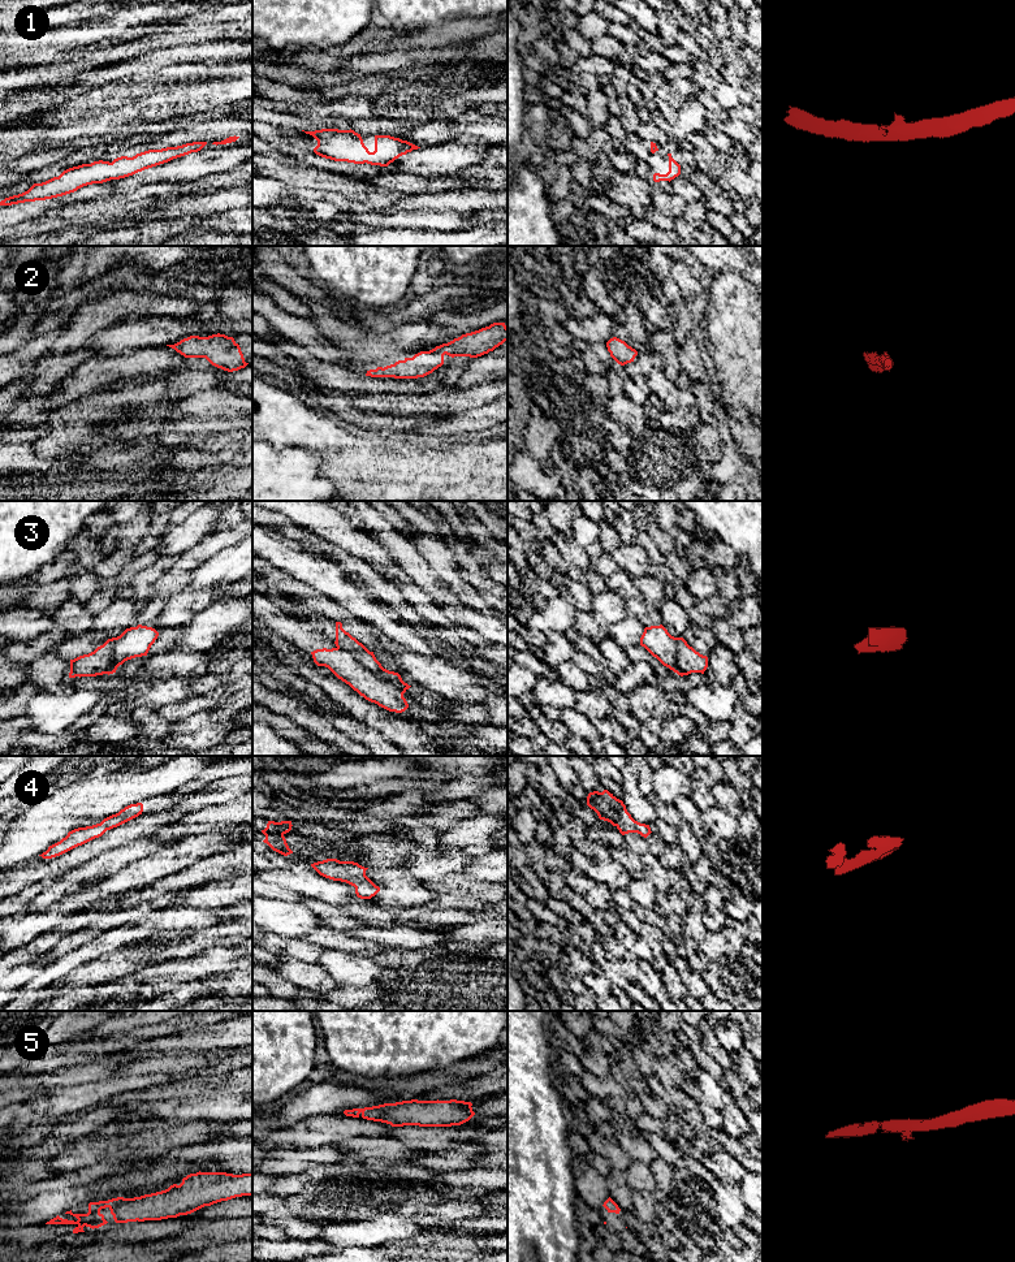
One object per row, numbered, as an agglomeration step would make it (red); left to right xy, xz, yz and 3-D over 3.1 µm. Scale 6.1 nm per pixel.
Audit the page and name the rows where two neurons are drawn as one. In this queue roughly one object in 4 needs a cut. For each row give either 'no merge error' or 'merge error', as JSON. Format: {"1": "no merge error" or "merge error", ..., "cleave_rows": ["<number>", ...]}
{"1": "no merge error", "2": "no merge error", "3": "merge error", "4": "no merge error", "5": "no merge error", "cleave_rows": ["3"]}

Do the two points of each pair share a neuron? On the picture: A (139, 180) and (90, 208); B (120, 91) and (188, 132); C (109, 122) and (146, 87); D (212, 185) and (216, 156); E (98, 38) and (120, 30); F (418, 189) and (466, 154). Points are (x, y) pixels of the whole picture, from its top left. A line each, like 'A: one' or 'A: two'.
A: two
B: two
C: one
D: two
E: one
F: two

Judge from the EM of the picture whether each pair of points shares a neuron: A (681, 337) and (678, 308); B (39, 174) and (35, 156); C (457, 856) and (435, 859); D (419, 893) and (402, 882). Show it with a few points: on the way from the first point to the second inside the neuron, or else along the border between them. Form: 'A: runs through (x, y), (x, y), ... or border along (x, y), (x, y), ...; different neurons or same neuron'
A: runs through (681, 331), (679, 315); same neuron
B: runs through (40, 171), (35, 160); same neuron
C: runs through (452, 859), (440, 859); same neuron
D: runs through (415, 893), (406, 886); same neuron

